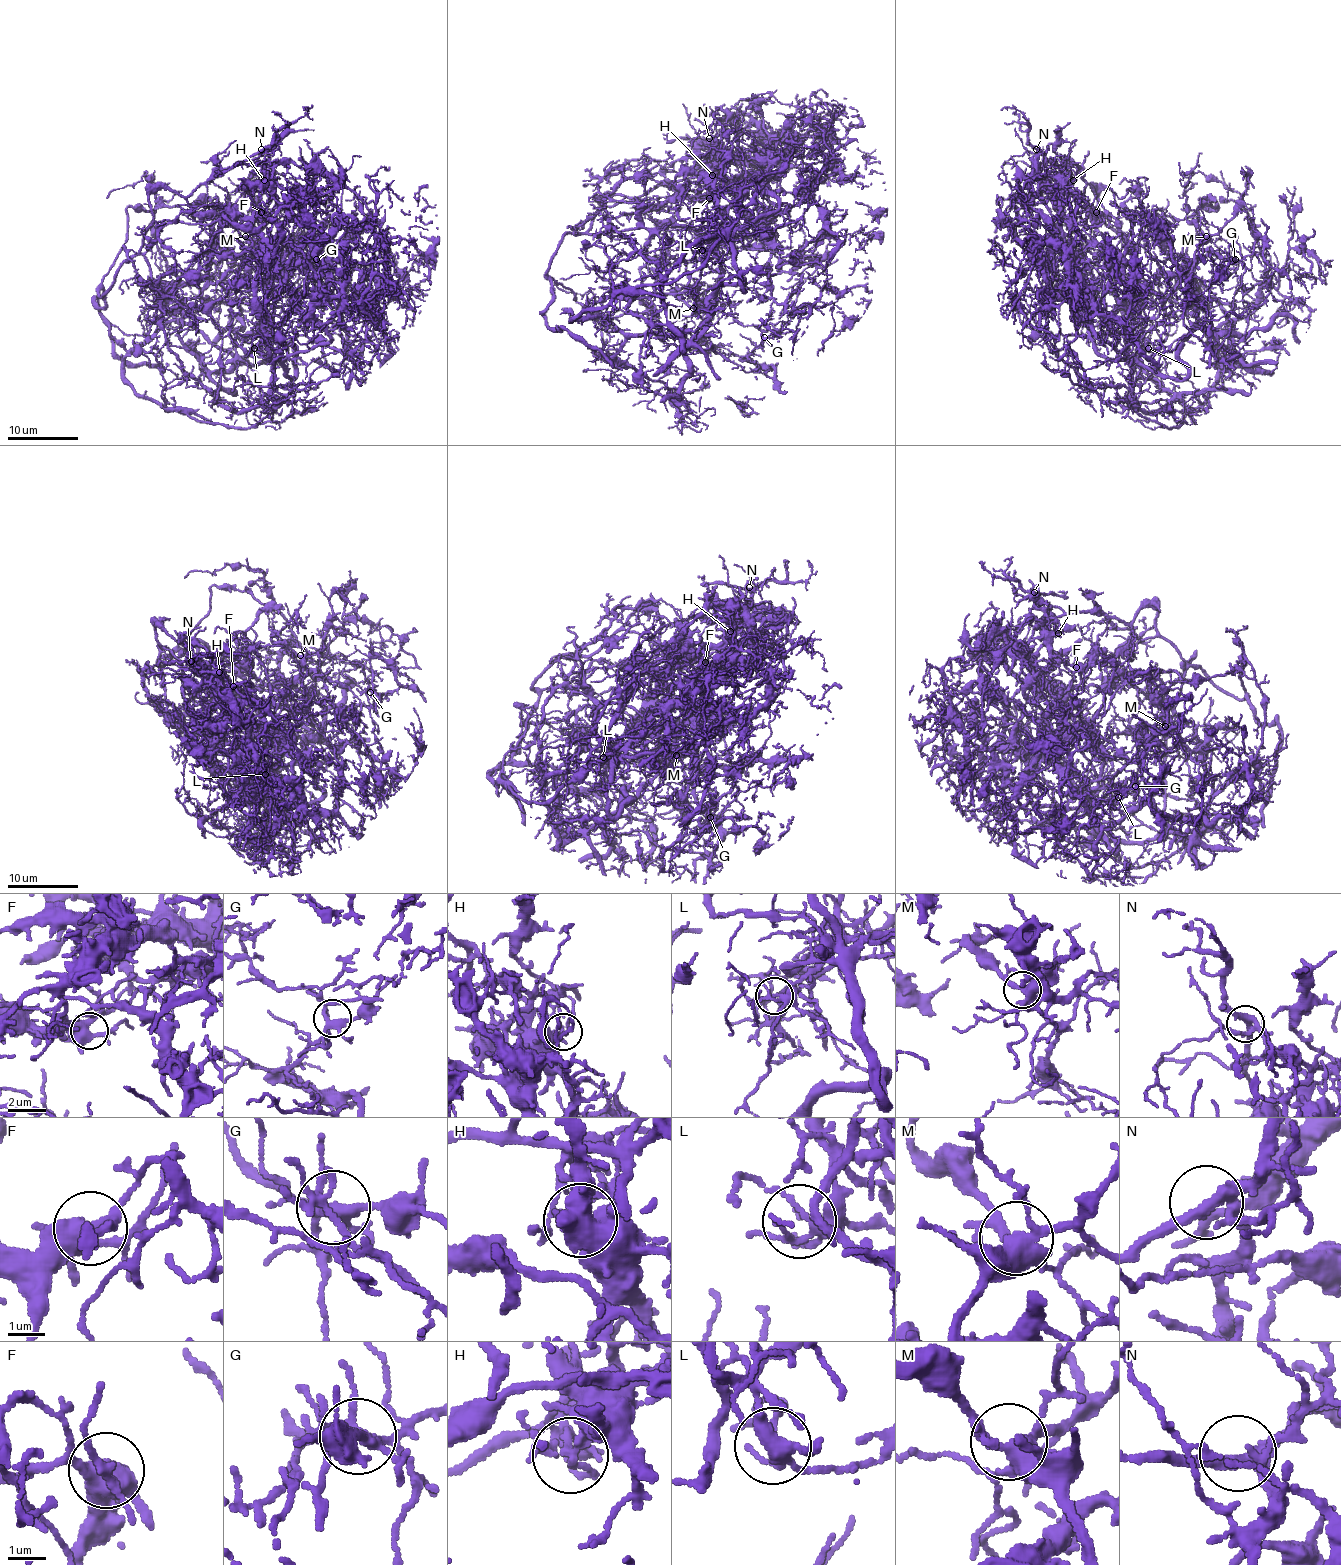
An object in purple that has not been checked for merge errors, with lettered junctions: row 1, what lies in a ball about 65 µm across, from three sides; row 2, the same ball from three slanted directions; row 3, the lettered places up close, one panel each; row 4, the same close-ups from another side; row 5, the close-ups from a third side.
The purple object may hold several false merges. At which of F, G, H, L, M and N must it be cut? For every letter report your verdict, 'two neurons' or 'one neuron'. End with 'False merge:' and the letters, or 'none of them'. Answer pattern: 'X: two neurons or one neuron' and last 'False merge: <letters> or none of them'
F: one neuron
G: one neuron
H: two neurons
L: one neuron
M: one neuron
N: one neuron
False merge: H

